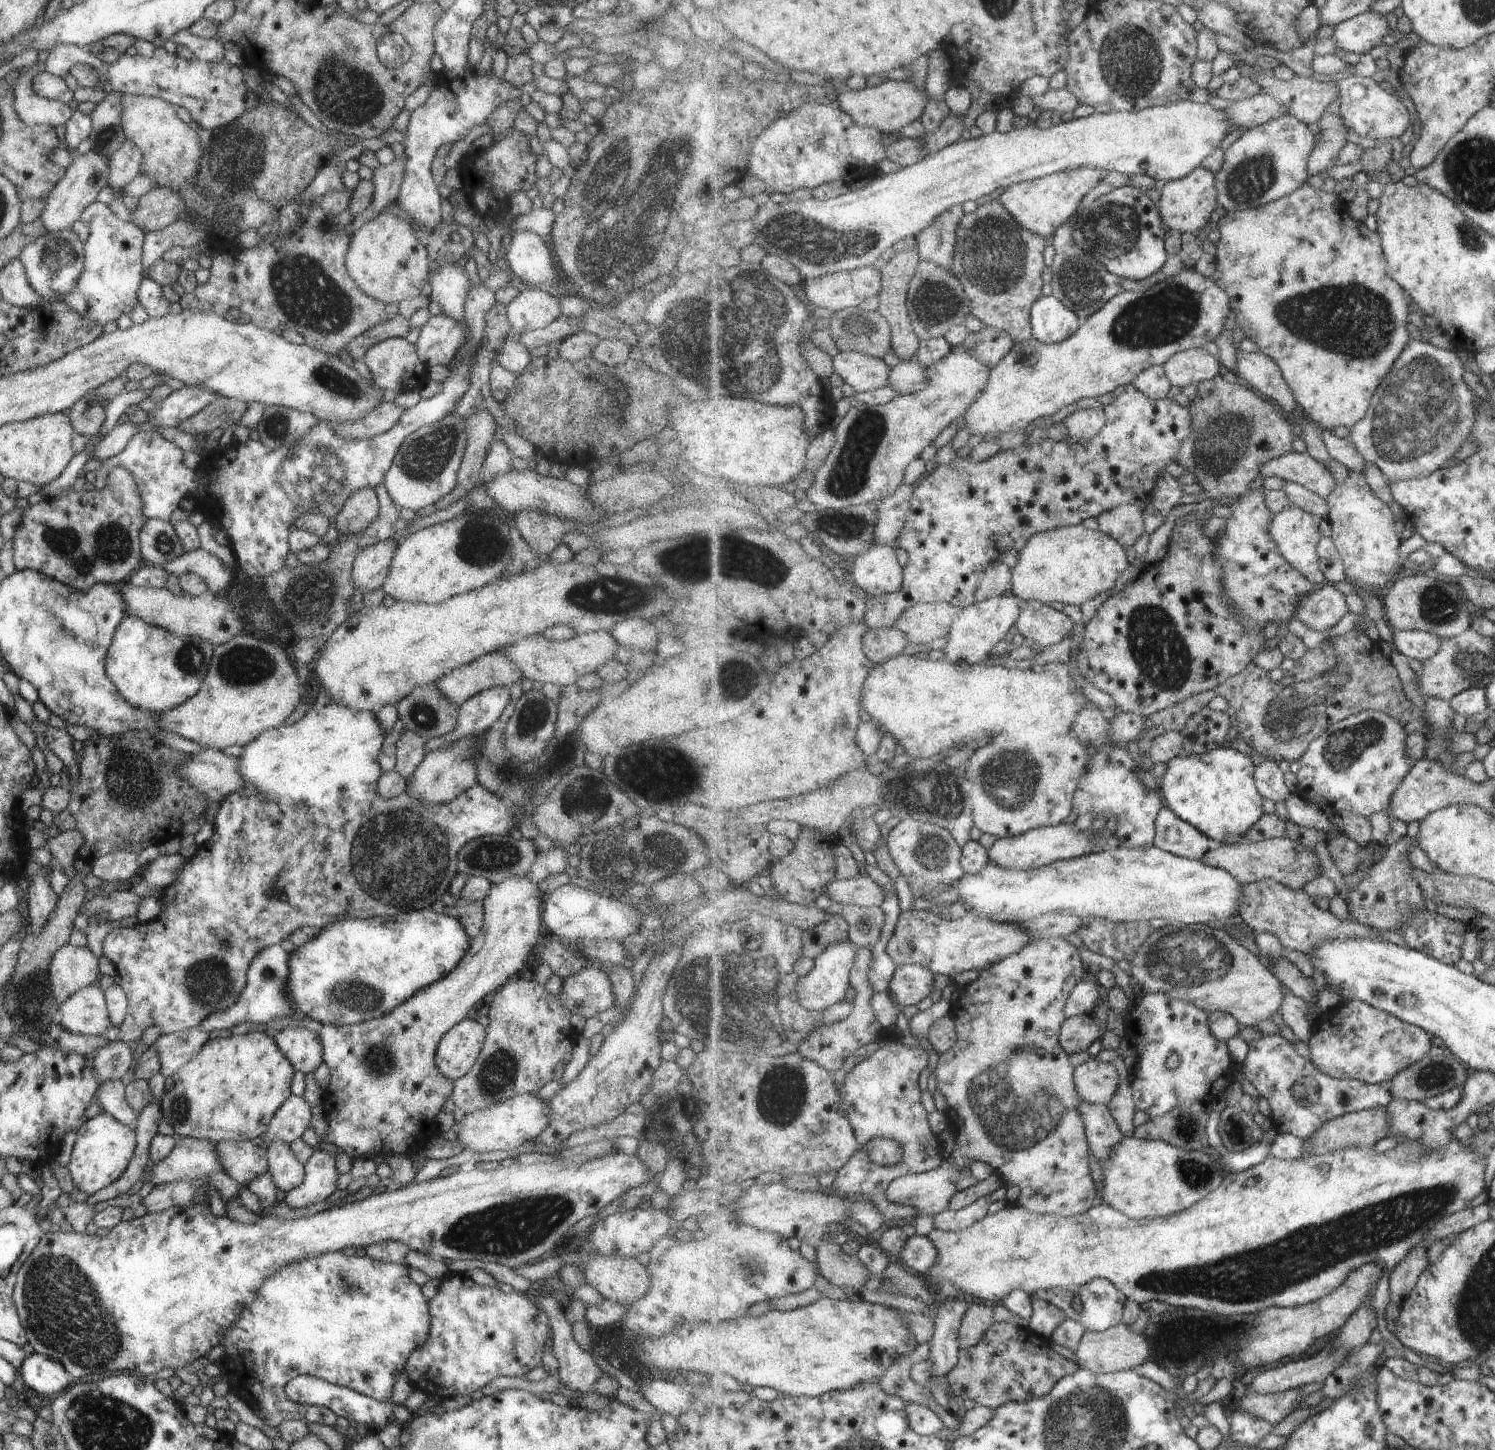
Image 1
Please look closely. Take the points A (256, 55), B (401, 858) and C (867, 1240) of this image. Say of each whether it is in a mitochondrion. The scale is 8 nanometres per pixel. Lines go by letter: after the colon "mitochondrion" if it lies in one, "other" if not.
A: other
B: mitochondrion
C: other

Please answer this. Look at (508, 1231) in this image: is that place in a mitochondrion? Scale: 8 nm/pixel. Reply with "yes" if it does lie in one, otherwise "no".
yes

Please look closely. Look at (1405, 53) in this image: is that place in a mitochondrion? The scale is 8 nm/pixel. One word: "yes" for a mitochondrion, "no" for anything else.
no

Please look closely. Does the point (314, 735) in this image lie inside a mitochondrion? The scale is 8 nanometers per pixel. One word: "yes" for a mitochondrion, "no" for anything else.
no

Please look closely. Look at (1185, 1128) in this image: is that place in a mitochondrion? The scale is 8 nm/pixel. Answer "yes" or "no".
yes

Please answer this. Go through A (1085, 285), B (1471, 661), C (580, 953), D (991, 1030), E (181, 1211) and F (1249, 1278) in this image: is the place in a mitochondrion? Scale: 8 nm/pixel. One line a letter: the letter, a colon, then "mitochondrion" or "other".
A: mitochondrion
B: mitochondrion
C: other
D: other
E: other
F: mitochondrion

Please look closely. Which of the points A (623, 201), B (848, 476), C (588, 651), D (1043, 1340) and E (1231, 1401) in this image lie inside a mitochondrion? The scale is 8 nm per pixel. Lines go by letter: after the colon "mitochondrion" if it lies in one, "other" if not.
A: mitochondrion
B: mitochondrion
C: other
D: other
E: other

